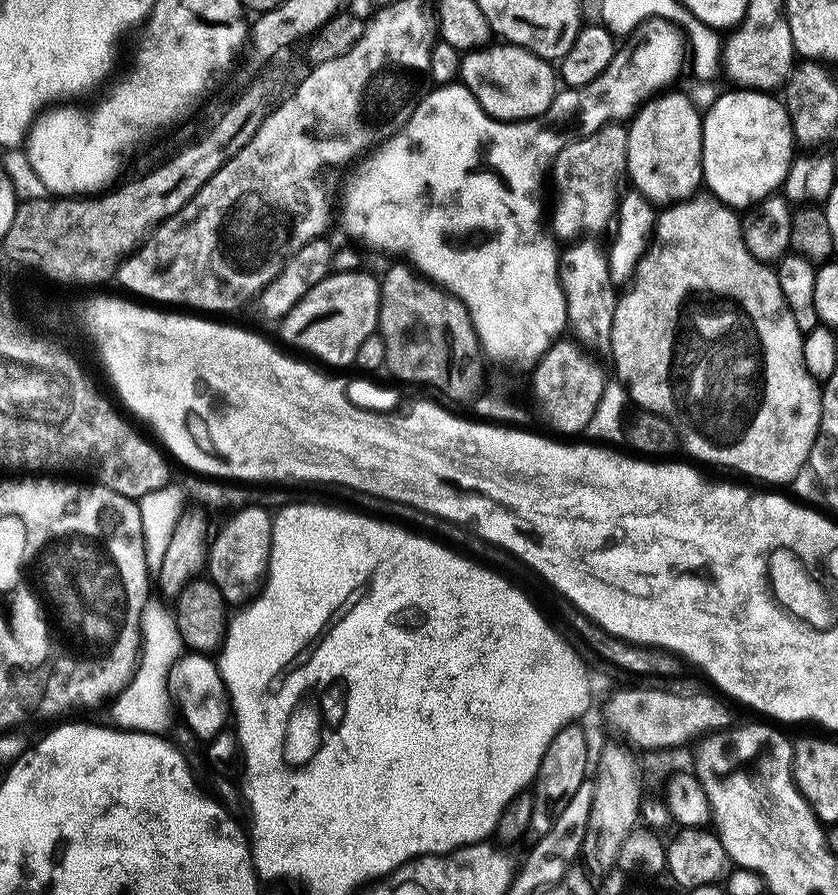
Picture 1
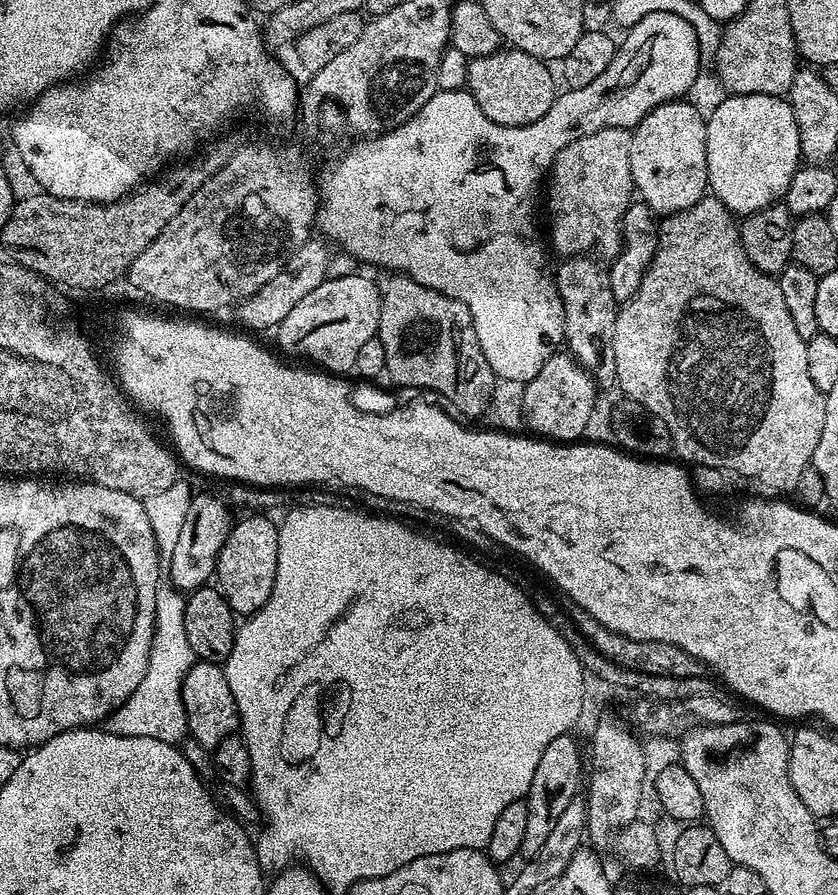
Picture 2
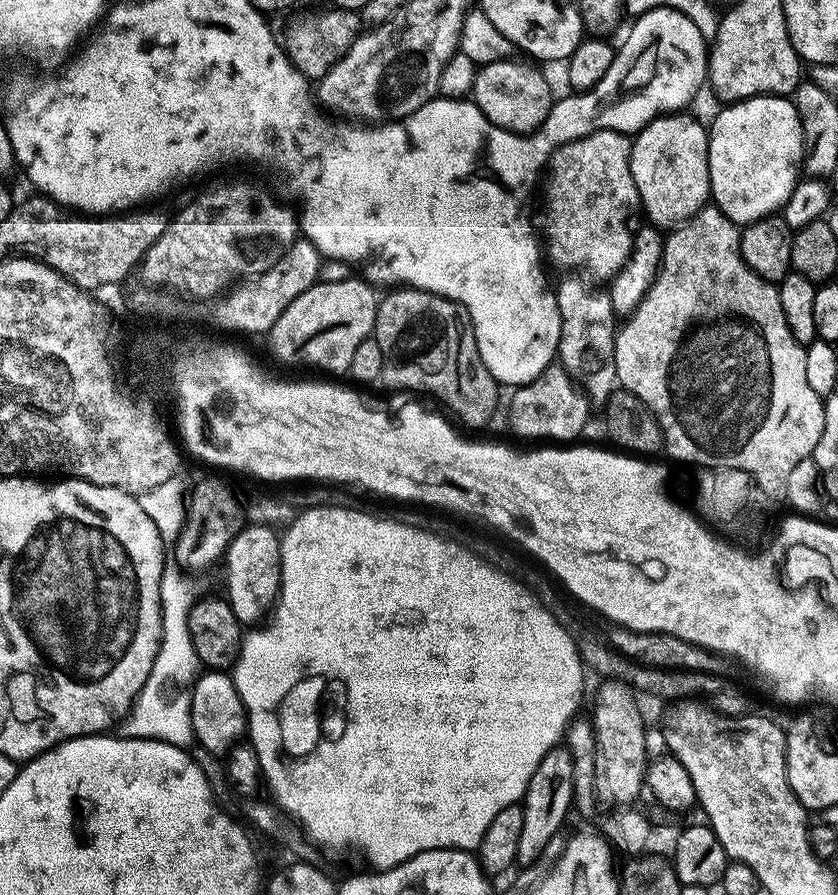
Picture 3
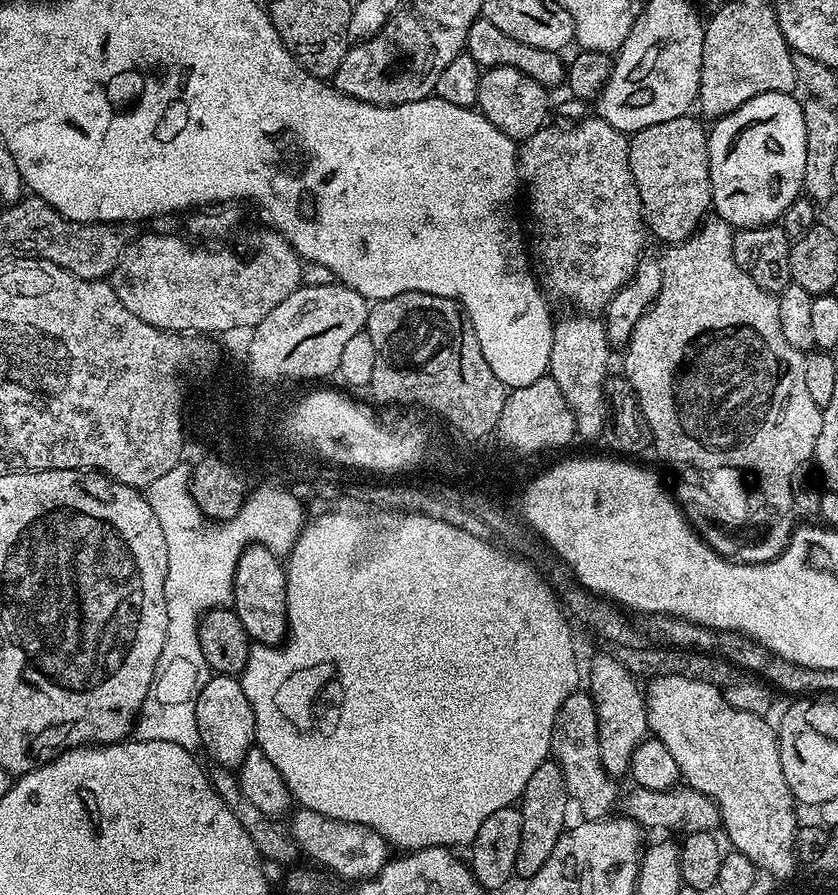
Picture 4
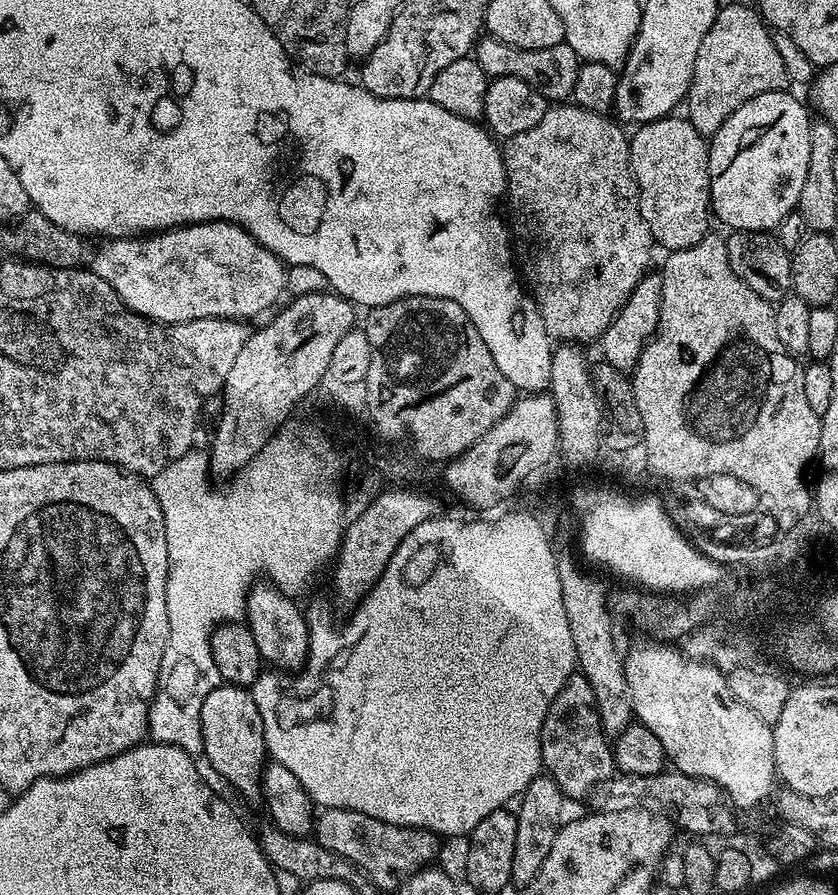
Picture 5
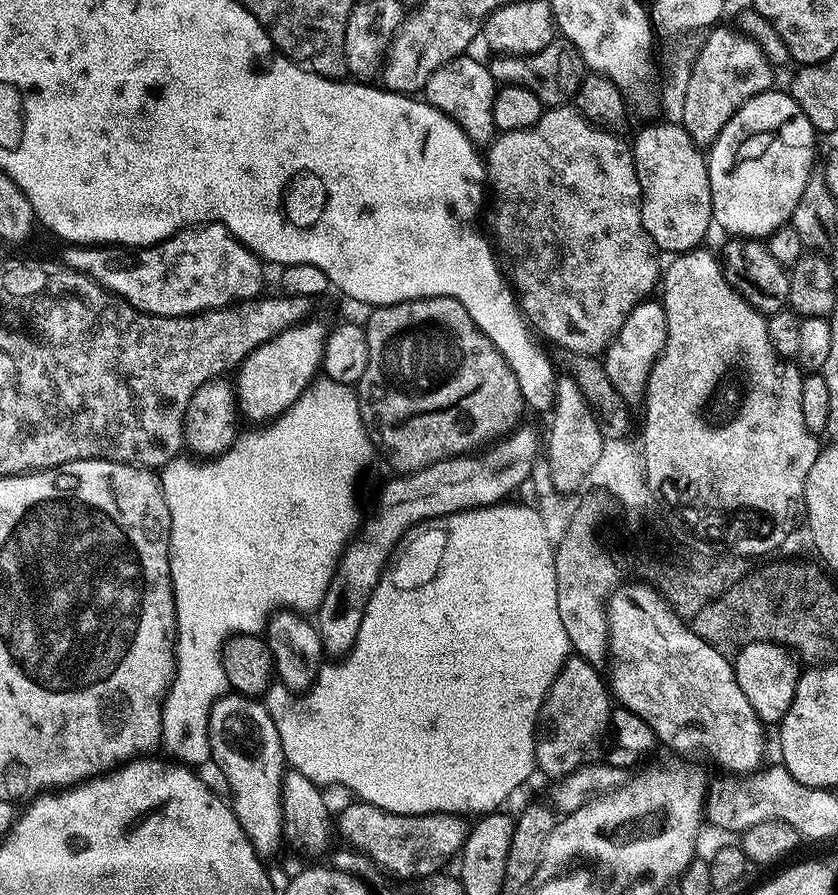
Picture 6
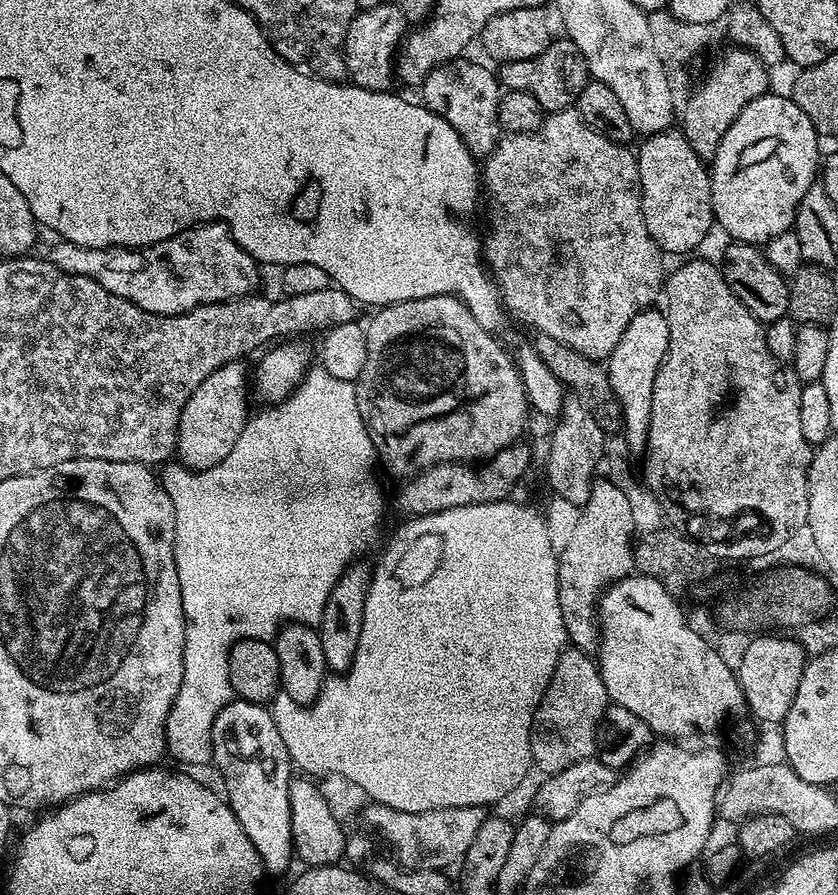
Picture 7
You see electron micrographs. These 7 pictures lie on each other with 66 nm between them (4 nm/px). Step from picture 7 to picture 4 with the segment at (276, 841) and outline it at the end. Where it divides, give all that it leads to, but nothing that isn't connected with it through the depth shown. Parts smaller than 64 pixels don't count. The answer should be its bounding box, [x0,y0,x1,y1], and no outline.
[197,675,256,769]

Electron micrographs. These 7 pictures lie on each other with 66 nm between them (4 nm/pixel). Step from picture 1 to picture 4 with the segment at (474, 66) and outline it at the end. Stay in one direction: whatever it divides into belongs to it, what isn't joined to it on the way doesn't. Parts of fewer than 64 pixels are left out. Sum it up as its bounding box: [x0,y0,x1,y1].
[475,66,549,142]

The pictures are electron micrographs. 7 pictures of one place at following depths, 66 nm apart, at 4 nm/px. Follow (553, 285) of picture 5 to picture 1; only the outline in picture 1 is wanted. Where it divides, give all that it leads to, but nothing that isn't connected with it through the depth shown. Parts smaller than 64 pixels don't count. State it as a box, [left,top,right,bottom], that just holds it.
[550,122,628,242]

